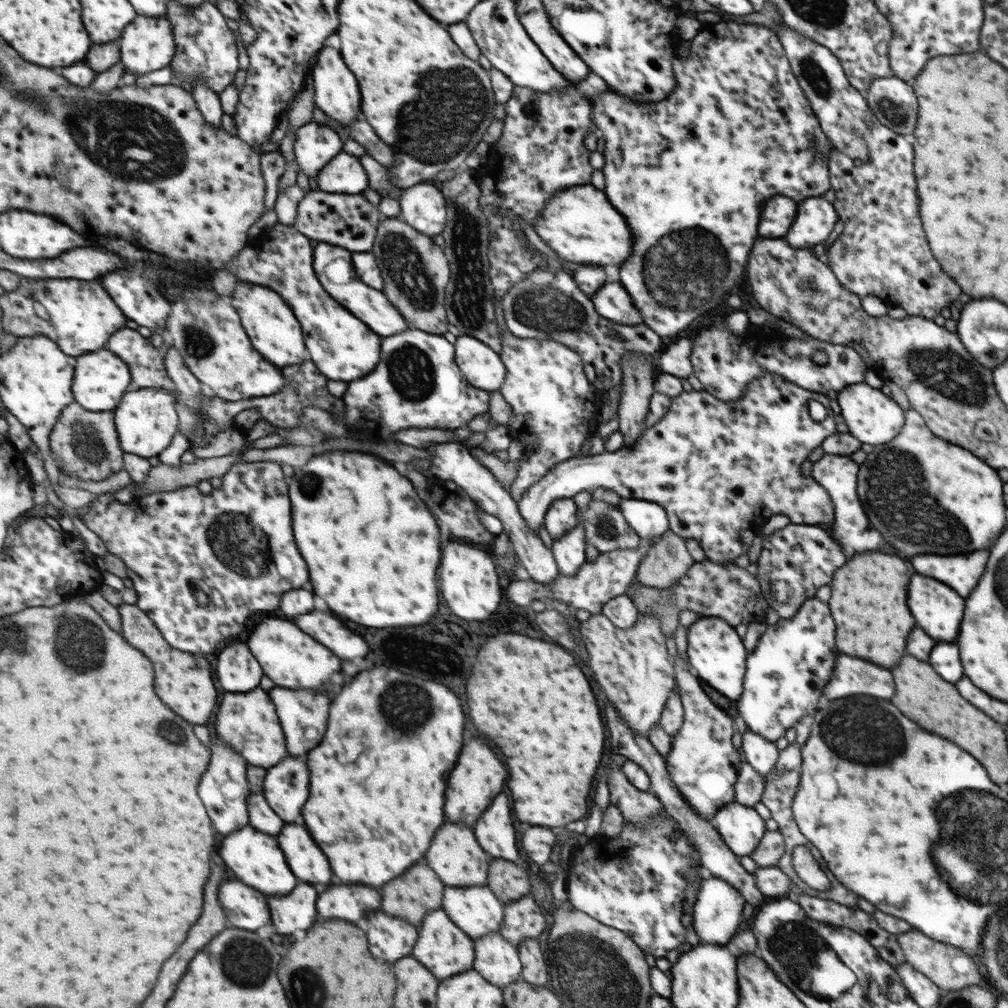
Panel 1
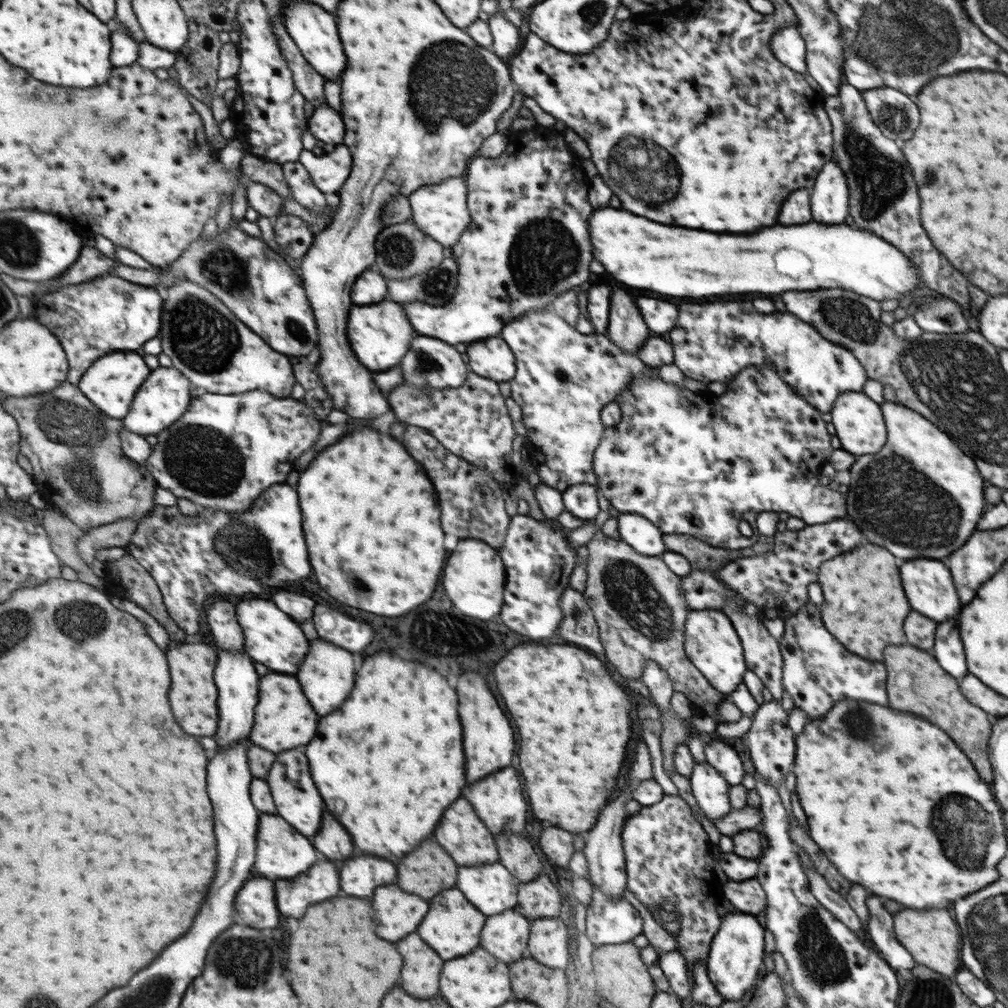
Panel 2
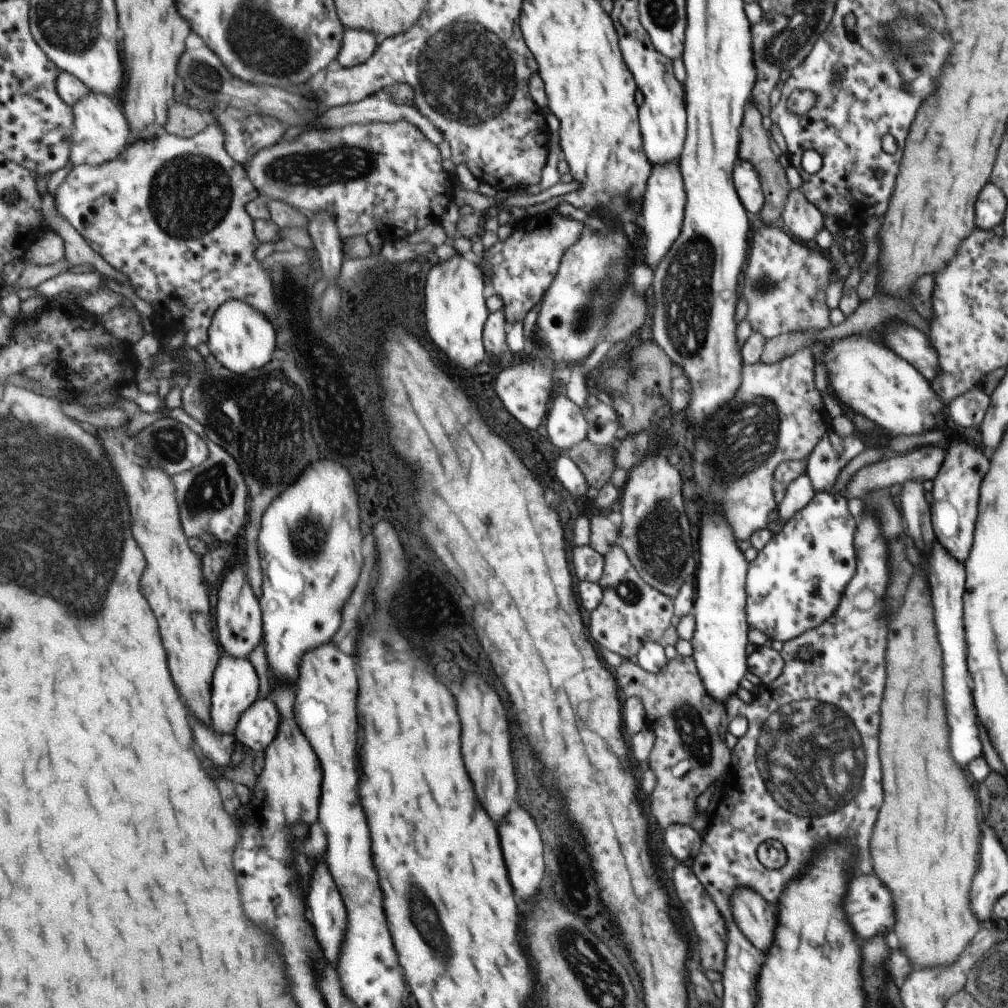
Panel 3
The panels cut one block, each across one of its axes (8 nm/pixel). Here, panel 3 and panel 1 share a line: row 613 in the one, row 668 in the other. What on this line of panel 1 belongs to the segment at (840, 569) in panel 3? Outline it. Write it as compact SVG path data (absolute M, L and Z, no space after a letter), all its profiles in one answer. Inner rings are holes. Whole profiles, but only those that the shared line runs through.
M815 596L805 600L793 618L779 618L773 626L767 624L755 648L747 658L743 694L737 700L737 712L749 730L775 742L787 728L799 720L811 720L827 702L823 692L835 672L835 656L839 654L833 642L835 626L825 602Z

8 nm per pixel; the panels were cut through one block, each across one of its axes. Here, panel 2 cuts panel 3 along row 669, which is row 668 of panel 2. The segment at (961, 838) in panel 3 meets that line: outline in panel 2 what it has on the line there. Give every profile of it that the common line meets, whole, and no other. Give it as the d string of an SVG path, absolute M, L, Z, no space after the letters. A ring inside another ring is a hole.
M889 646L885 648L885 668L889 668L887 676L887 700L889 708L897 708L901 712L913 712L917 716L923 716L925 720L933 720L935 726L939 726L971 760L973 768L979 772L981 780L993 782L993 766L989 762L989 722L987 714L979 710L977 706L969 704L961 692L957 690L957 682L945 674L937 662L913 648L913 646ZM901 692L901 694L899 694Z

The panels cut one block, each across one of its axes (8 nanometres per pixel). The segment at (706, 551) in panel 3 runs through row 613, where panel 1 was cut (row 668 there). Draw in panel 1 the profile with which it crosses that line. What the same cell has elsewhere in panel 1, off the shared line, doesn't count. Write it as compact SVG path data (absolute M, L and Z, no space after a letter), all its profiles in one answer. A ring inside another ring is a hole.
M699 618L689 626L687 632L687 662L699 680L705 680L711 688L719 694L727 696L729 700L739 700L743 694L743 670L747 670L745 648L741 638L735 634L729 622L721 618Z

